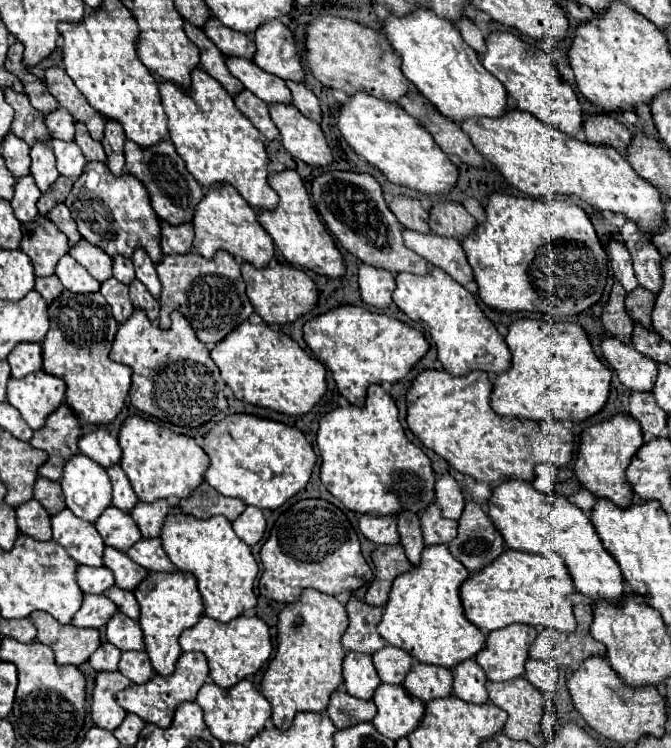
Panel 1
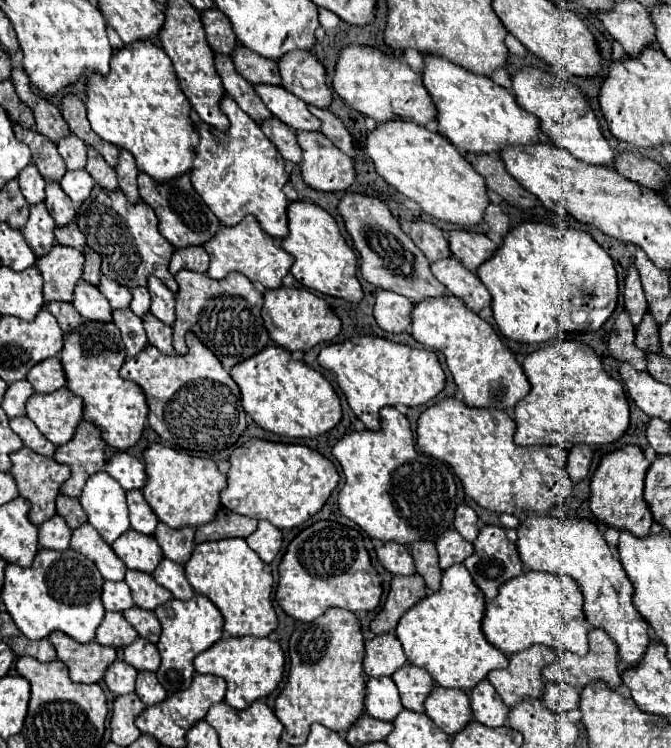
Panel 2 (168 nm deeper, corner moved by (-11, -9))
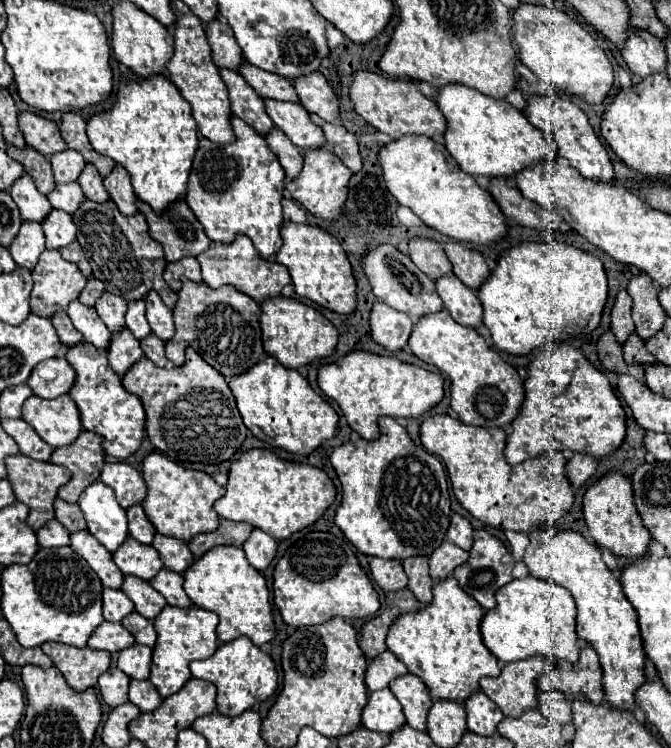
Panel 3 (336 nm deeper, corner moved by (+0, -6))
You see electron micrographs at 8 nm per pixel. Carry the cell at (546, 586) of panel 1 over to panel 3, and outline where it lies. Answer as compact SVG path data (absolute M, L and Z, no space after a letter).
M534 576L512 580L496 592L496 608L488 610L482 620L482 638L486 648L504 664L518 662L536 654L576 662L580 642L576 638L576 604L568 590L538 580Z

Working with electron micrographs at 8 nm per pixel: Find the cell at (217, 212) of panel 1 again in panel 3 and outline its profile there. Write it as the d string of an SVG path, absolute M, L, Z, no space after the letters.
M236 238L236 242L228 244L228 246L220 246L220 244L212 244L208 248L208 252L198 256L198 262L202 266L202 278L204 284L210 288L220 288L224 284L230 284L238 290L242 290L244 294L248 294L252 300L256 302L264 302L266 298L274 298L282 294L282 288L286 284L290 284L290 274L288 270L274 262L274 260L262 260L256 254L256 248L252 246L250 238Z

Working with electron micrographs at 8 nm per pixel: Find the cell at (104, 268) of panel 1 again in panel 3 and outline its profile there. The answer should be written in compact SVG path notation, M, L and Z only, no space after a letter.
M104 292L102 298L96 302L96 312L112 334L124 330L126 310L128 310L128 306L126 306L124 298L116 298L114 294L108 294L108 292Z

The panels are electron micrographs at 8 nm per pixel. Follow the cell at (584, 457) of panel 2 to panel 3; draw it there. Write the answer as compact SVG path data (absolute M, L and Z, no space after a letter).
M574 454L568 462L568 480L572 482L574 488L584 486L596 472L598 460L586 454Z

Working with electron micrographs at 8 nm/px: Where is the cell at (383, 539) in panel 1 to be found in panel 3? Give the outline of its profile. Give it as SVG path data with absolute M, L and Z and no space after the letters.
M370 558L370 572L376 584L386 592L396 592L396 590L406 588L406 574L404 574L402 562Z

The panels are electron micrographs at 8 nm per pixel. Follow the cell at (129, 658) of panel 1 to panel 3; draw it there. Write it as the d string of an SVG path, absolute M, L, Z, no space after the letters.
M130 680L130 702L136 704L140 712L152 712L162 704L162 698L150 680Z

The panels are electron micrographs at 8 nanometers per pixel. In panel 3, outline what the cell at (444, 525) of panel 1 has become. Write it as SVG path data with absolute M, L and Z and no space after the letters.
M442 542L434 554L430 556L430 576L434 582L446 580L452 576L454 568L464 564L468 560L468 552L460 550L458 546L452 546L450 542Z

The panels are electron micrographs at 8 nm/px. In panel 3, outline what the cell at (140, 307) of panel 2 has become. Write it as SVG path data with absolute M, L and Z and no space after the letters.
M144 300L140 302L128 302L128 312L126 312L126 326L134 334L136 340L144 340L150 334L150 326L144 316Z

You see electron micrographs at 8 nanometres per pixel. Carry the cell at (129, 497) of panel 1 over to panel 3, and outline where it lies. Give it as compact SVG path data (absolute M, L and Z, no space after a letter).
M140 504L132 506L126 510L128 514L128 526L130 526L130 536L142 544L152 544L152 538L156 534L154 526L150 524L150 520L146 518L144 510Z

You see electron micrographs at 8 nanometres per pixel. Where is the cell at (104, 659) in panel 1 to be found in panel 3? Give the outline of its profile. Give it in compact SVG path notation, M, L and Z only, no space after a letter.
M112 666L98 680L98 688L100 688L102 700L110 708L126 704L128 702L128 684L130 684L130 678L122 670L118 670L116 666Z

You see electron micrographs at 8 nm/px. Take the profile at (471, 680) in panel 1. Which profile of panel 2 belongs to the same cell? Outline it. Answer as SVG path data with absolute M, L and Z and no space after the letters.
M487 679L479 681L469 693L469 697L471 697L471 709L475 721L481 721L483 725L489 727L505 725L509 707L501 701L501 697L495 693L493 685Z

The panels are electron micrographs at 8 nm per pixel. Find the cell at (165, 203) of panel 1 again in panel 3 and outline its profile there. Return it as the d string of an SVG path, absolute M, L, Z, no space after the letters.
M138 200L138 210L146 216L150 236L162 244L168 262L176 262L186 256L198 256L212 244L184 200L172 204L164 214L156 214L148 204Z

